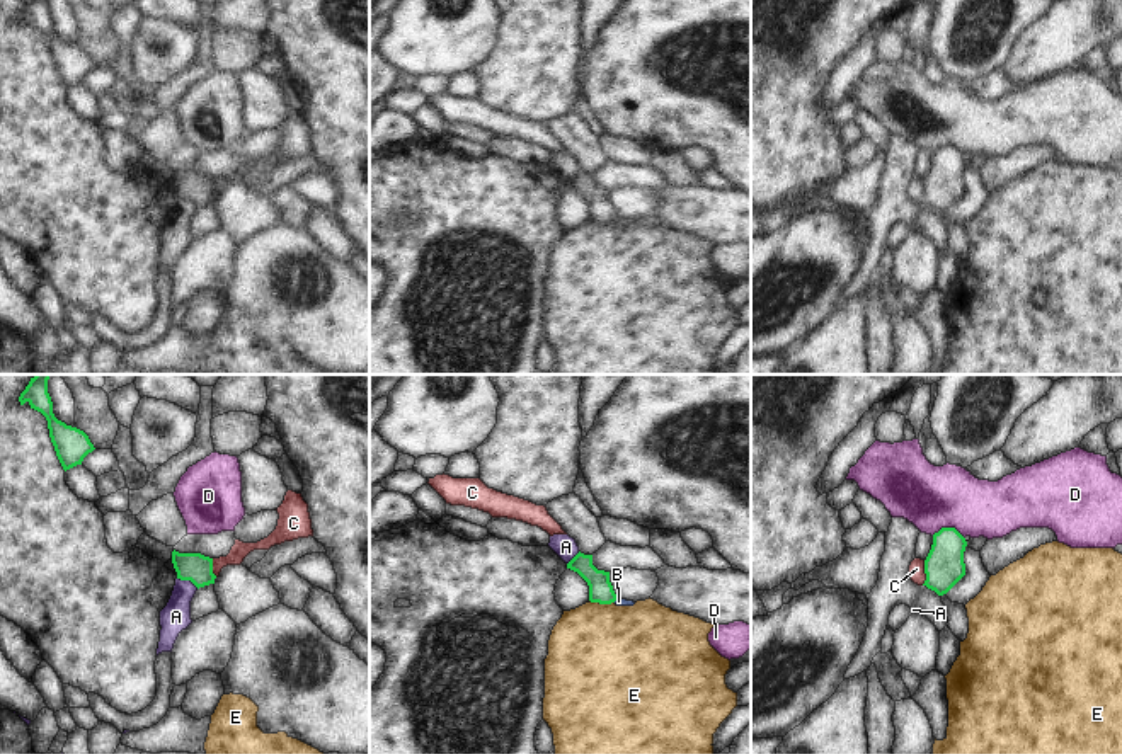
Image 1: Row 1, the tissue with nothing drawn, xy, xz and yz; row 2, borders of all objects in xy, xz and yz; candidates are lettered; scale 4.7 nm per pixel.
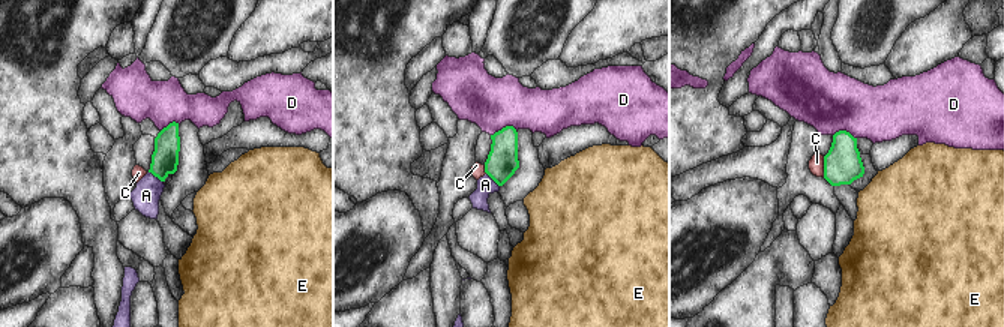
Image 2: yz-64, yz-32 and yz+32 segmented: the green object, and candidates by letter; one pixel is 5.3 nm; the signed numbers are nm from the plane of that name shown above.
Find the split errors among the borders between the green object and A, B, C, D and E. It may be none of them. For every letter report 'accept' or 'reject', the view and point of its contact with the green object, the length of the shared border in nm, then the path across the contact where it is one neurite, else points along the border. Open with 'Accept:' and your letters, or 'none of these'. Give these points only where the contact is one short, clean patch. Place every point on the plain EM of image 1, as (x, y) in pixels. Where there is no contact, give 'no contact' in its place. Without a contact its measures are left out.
Accept: B
A: reject | xy (188, 198) | 120 nm | along xy (177, 196), (189, 198), (198, 206)
B: accept | xz (615, 218) | 30 nm | across xz (601, 210), (615, 218), (618, 220)
C: reject | yz (925, 191) | 120 nm | along yz (925, 179), (925, 199), (921, 203)
D: reject | yz (949, 147) | 160 nm | along yz (932, 154), (942, 147), (954, 147), (964, 157)
E: reject | xz (601, 222) | 120 nm | along xz (589, 218), (613, 222)

